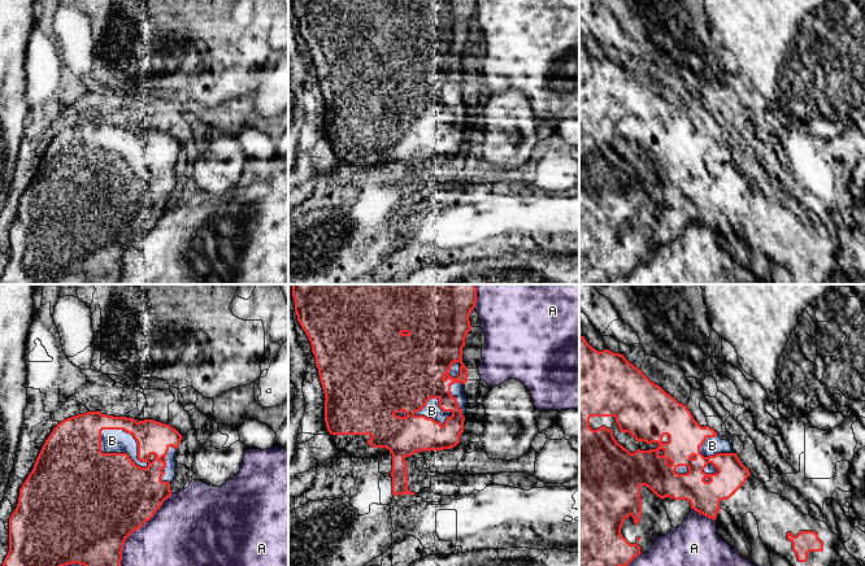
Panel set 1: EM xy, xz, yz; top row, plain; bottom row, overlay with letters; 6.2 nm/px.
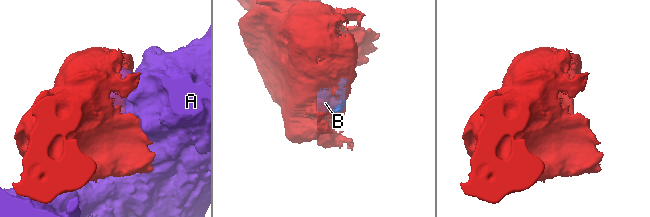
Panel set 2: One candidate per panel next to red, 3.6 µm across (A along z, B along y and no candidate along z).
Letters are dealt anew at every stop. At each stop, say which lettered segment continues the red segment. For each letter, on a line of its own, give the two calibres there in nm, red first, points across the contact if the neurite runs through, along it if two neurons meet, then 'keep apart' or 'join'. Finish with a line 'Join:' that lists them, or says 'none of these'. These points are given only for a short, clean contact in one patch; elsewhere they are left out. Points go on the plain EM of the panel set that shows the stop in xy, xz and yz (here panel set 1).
A: 500 nm thick on the red side, 480 nm on the other; keep apart
B: 240 nm thick on the red side, 140 nm on the other; join
Join: B

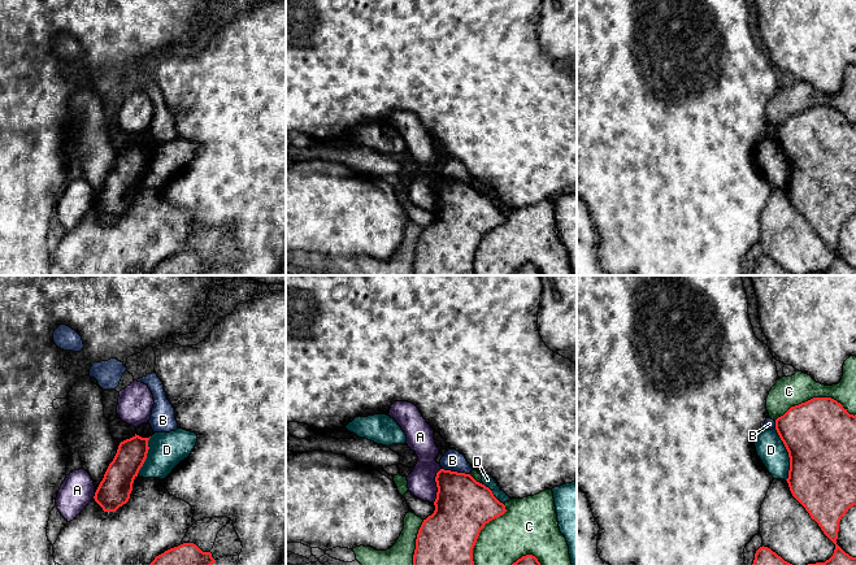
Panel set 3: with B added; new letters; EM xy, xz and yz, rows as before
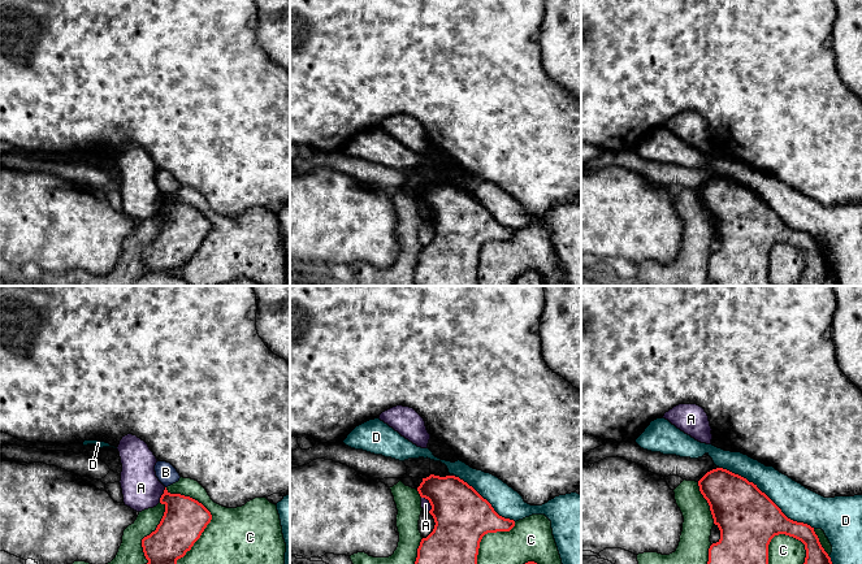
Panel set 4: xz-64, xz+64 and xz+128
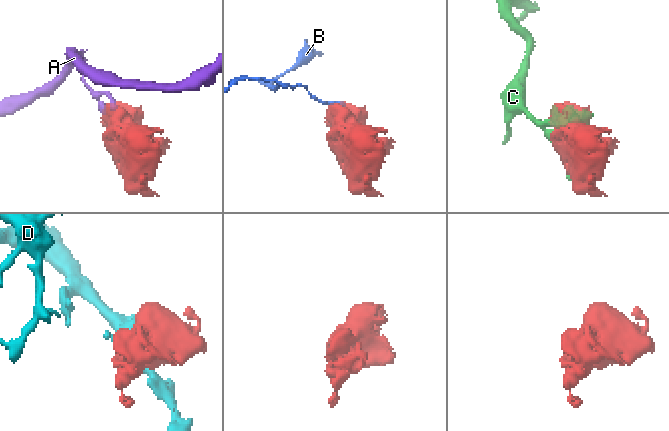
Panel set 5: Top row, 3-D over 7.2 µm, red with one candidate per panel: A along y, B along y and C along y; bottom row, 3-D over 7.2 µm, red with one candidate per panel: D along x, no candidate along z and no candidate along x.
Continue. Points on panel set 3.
A: 360 nm thick on the red side, 180 nm on the other; keep apart
B: 360 nm thick on the red side, 130 nm on the other; border along xz (442, 177), (469, 183); keep apart
C: 440 nm thick on the red side, 190 nm on the other; keep apart
D: 440 nm thick on the red side, 170 nm on the other; keep apart
Join: none of these

